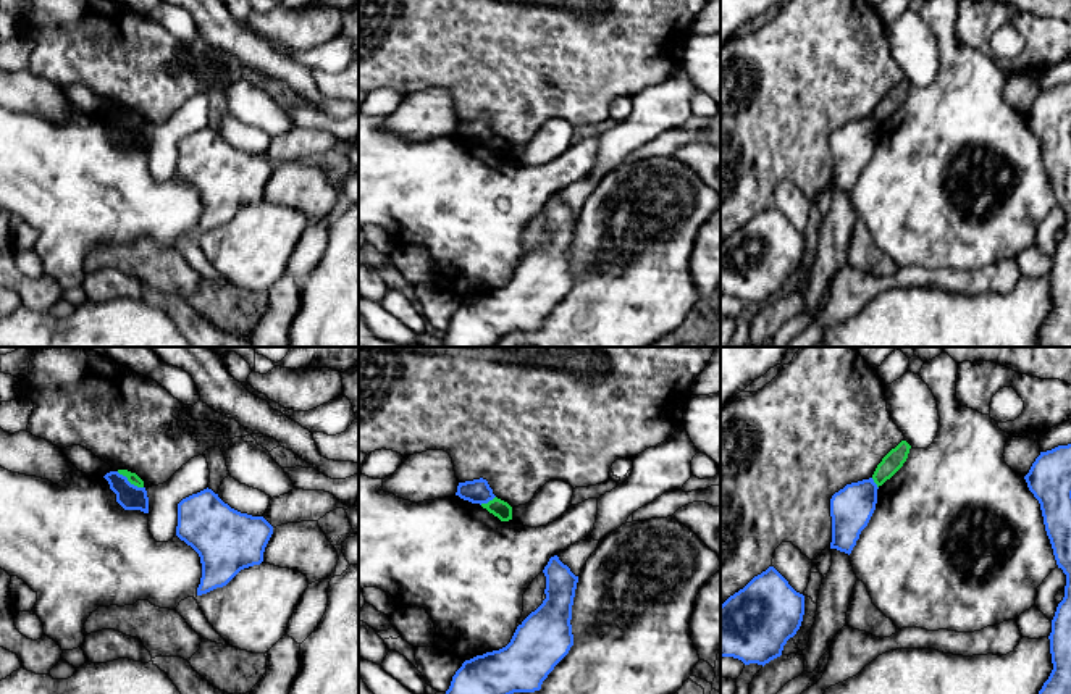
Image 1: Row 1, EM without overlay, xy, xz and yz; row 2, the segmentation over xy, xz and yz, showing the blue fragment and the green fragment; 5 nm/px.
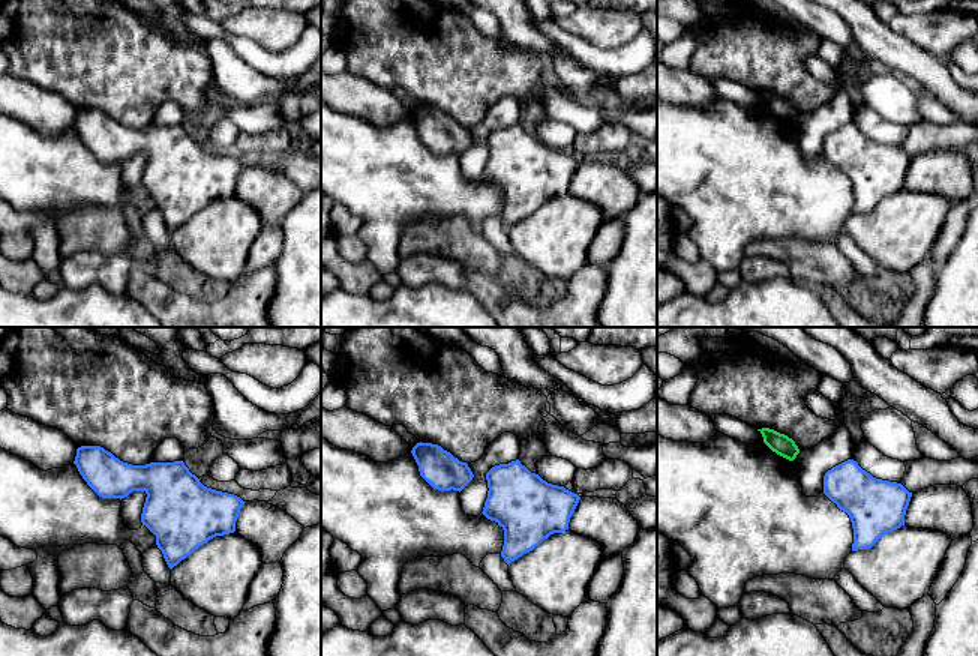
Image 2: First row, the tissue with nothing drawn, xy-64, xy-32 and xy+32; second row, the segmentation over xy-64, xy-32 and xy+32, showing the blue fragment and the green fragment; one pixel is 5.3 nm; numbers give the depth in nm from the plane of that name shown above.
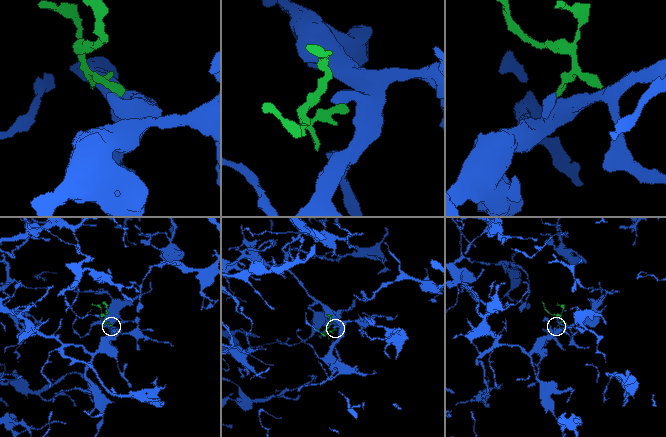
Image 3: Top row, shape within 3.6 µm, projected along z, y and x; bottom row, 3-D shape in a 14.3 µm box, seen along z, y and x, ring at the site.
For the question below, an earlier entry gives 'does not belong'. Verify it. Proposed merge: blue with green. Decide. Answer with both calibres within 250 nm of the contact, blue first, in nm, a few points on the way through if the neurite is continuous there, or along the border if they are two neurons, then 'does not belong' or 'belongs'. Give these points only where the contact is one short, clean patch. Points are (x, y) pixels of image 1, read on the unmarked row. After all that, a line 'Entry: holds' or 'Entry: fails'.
130 nm thick on the blue side, 60 nm on the other; border along xy (117, 110), (142, 126); does not belong
Entry: holds

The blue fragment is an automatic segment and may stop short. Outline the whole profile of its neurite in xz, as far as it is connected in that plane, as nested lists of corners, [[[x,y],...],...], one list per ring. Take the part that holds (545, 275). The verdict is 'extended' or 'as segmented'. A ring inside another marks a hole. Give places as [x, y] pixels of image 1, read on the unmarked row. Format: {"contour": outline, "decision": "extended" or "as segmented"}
{"contour": [[[557,194],[543,208],[546,237],[510,281],[465,299],[444,332],[444,347],[493,347],[514,331],[535,331],[573,284],[572,244],[578,215]]], "decision": "as segmented"}

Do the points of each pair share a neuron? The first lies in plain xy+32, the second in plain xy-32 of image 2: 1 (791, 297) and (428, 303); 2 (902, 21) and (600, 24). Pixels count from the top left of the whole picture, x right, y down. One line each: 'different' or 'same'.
1: same
2: same

